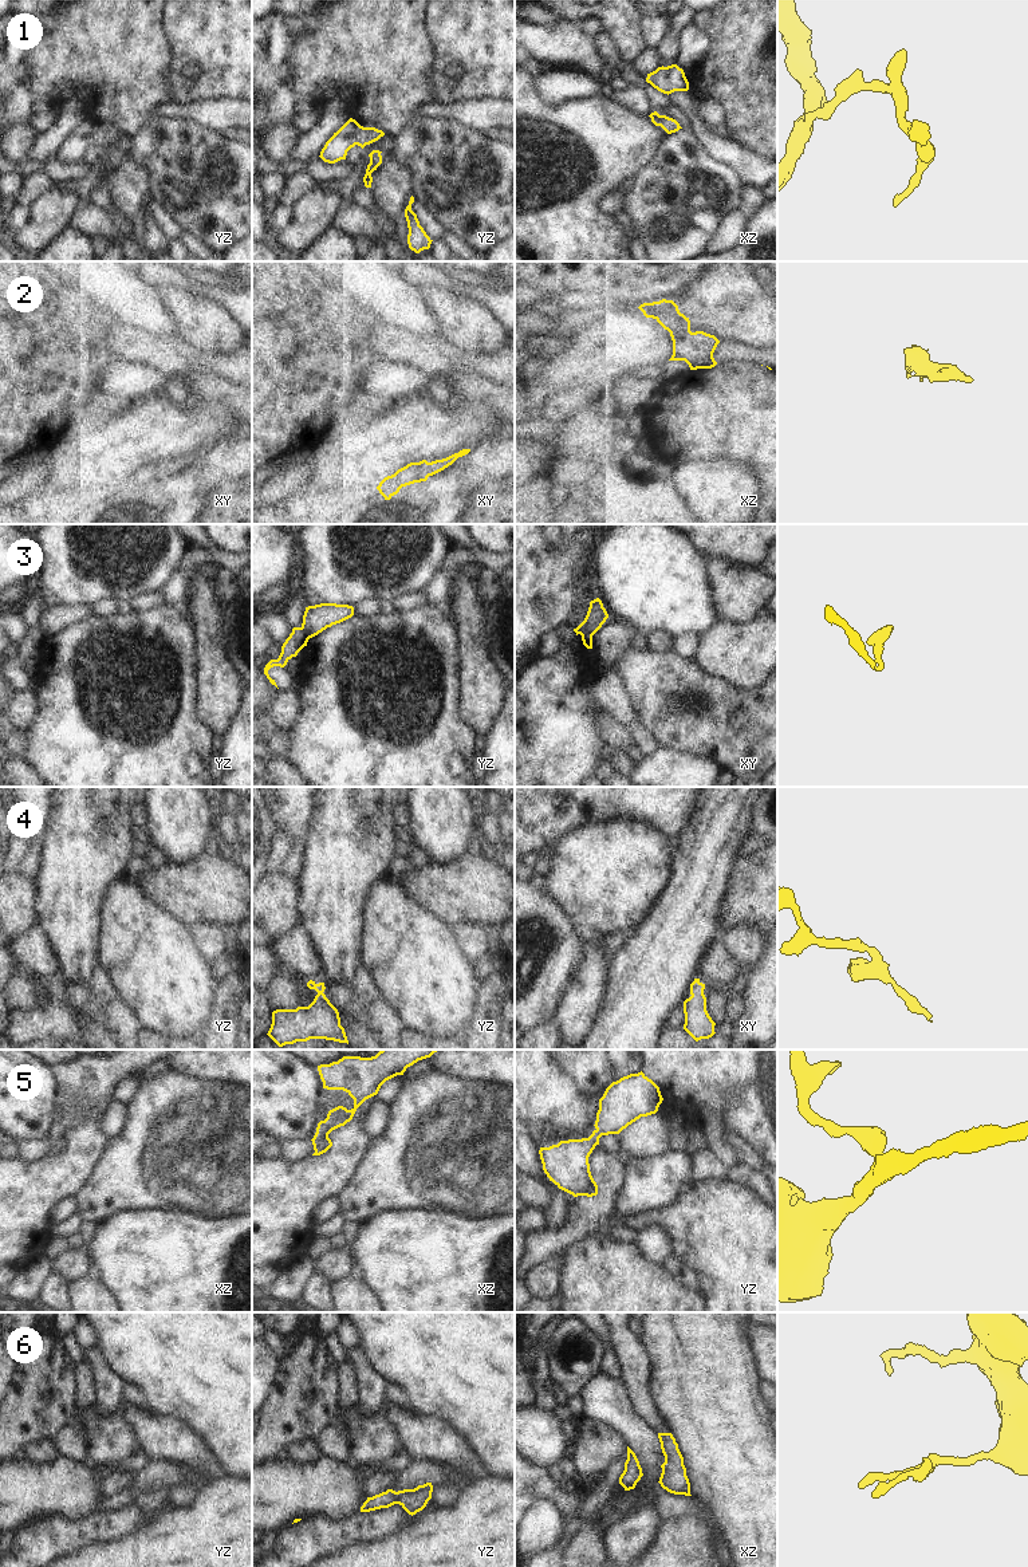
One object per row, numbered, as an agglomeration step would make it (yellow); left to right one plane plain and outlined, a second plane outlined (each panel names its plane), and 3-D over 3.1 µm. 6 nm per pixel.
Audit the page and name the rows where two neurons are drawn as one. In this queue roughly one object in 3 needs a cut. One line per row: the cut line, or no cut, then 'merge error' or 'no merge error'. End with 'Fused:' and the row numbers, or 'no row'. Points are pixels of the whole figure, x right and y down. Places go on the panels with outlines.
1: no cut; no merge error
2: no cut; no merge error
3: no cut; no merge error
4: no cut; no merge error
5: no cut; no merge error
6: no cut; no merge error
Fused: no row

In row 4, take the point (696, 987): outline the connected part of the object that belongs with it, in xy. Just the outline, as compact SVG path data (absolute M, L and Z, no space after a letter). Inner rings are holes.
M694 979L690 984L690 997L684 1001L684 1029L696 1040L709 1039L714 1032L716 1023L706 1011L705 984Z

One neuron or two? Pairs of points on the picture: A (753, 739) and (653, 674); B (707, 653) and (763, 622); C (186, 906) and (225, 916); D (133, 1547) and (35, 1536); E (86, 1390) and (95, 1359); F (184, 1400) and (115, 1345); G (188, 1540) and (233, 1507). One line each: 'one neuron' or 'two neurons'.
A: one neuron
B: one neuron
C: one neuron
D: two neurons
E: two neurons
F: one neuron
G: one neuron

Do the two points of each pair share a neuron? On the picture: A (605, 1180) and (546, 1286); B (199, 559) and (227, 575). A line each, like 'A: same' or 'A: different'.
A: different
B: different

